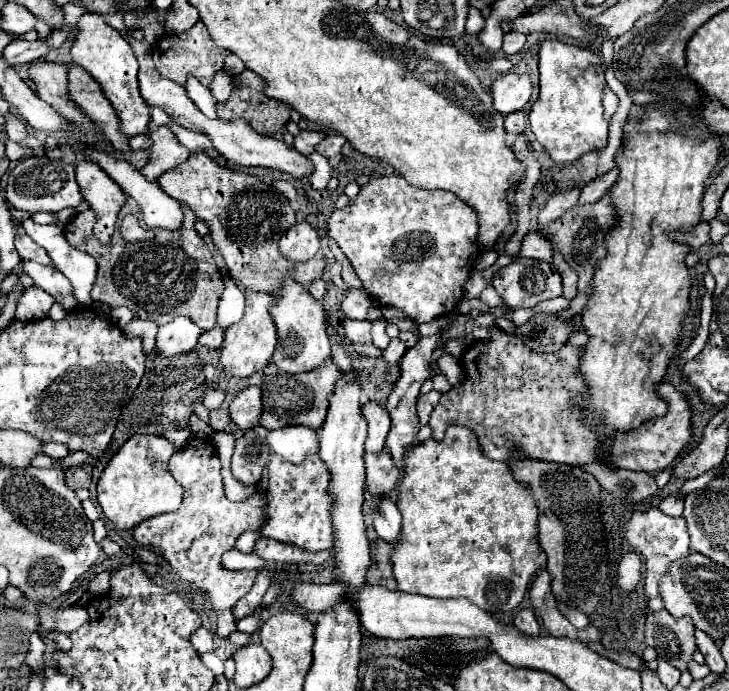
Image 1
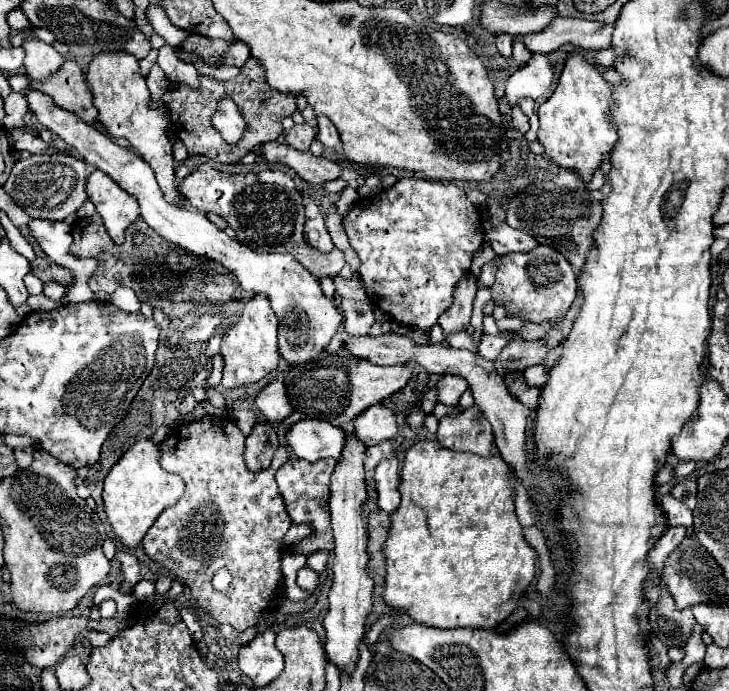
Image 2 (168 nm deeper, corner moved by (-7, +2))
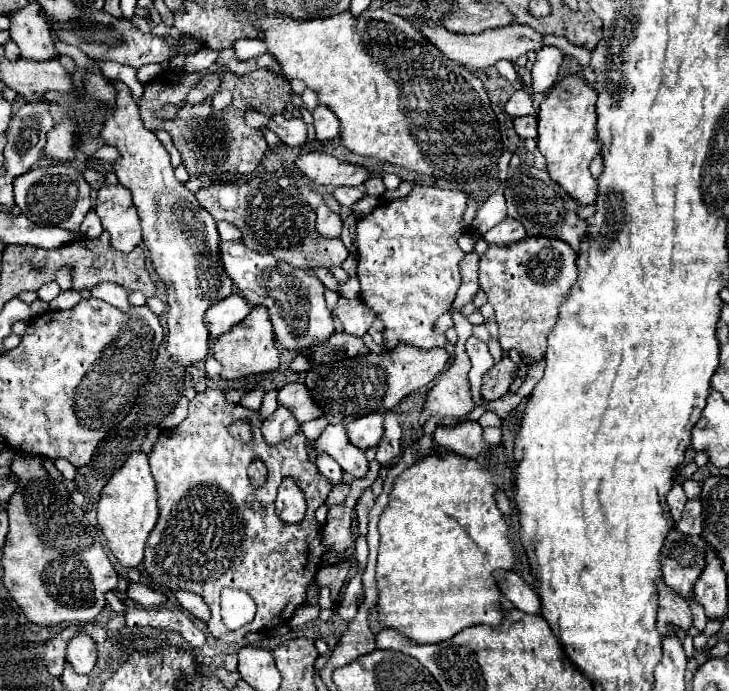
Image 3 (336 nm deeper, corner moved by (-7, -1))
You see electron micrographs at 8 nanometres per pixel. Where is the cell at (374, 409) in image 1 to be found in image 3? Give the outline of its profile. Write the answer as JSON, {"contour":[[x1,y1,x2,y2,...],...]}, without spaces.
{"contour":[[369,413,361,419,355,419,353,423,347,423,345,429,355,447,359,447,359,449,377,447,383,437,383,415]]}

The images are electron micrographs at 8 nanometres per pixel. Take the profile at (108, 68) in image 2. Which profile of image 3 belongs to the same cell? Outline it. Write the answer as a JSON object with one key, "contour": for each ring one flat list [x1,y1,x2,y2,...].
{"contour":[[113,81,117,91,115,107,103,113,101,137,115,145,121,157,113,163,121,185,133,193,133,203,141,217,143,243,153,259,155,271,167,285,167,351,181,365,203,361,209,353,209,331,203,315,211,303,233,293,233,283,219,267,219,235,213,217,197,203,195,195,175,179,173,165,163,143,143,125,139,105,129,87]]}

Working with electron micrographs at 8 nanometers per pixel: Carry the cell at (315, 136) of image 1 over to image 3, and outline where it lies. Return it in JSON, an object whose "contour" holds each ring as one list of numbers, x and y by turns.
{"contour":[[275,115,267,127,279,135,279,139,289,147,303,147,307,141,307,127,301,117,285,119,281,115]]}

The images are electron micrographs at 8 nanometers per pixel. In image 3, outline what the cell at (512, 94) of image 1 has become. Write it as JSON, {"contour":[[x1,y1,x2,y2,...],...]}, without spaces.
{"contour":[[543,47,537,51,537,59,533,63,531,75,531,91,533,93,545,93,557,83,557,73,559,65,563,61,563,53,557,47]]}

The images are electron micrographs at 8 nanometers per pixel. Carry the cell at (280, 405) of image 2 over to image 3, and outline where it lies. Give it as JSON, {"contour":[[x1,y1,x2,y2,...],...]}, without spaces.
{"contour":[[287,383,277,391,277,403,281,407,287,407,295,413,295,419,299,423,321,417,319,407,311,403,311,397,307,395,307,389,303,383]]}

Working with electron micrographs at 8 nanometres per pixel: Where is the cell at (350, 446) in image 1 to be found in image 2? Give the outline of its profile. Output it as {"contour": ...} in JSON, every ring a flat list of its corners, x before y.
{"contour":[[347,432,347,446,343,452,343,460,337,464,331,476,331,496,329,496,329,512,331,512,331,526,335,534,335,562,333,562,333,586,329,592,329,612,323,620,327,630,325,652,331,662,339,666,343,672,351,672,359,658,359,644,365,636,365,622,367,614,371,612,371,598,373,598,373,580,367,576,365,566,369,560,367,554,367,532,365,532,365,518,361,506,367,500,365,490,365,444]]}

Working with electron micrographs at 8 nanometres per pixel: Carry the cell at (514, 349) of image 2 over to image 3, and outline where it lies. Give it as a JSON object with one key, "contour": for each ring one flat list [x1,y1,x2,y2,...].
{"contour":[[503,357,499,363,495,363,483,377,483,387,481,387,483,399,493,401,505,395,513,383,515,371,517,371,517,363,513,363,509,357]]}

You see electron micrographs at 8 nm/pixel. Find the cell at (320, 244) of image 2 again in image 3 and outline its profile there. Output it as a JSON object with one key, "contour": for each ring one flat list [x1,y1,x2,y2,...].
{"contour":[[323,203,315,209,315,213,317,213,315,227,317,227,317,231,319,231,321,237,325,237,325,239,337,239,337,237,341,237,341,217,337,213,333,213]]}

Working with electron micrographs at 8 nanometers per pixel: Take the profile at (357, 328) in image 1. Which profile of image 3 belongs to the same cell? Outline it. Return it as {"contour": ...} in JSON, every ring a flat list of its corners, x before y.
{"contour":[[339,297,339,303,335,307,335,317,341,321,345,333,363,337,371,327,375,313,361,299]]}

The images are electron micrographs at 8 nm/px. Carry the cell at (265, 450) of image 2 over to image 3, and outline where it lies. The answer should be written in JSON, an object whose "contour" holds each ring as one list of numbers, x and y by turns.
{"contour":[[279,407,261,425,261,433,269,445,277,445,277,443,289,439,291,435,295,435,297,431,299,431,299,423,291,415,291,411,287,411,285,407]]}

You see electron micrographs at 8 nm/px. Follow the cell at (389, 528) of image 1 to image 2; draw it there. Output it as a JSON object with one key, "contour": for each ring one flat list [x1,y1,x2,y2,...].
{"contour":[[383,458,375,468,375,482,377,482,377,506,385,512,393,512,399,508,399,458]]}

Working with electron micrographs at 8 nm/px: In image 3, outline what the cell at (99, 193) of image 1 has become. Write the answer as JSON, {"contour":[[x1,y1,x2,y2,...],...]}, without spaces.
{"contour":[[103,185,97,191,95,213,101,217,103,229,111,235,111,247,129,253,143,239,139,215,131,201,131,191,117,185]]}

